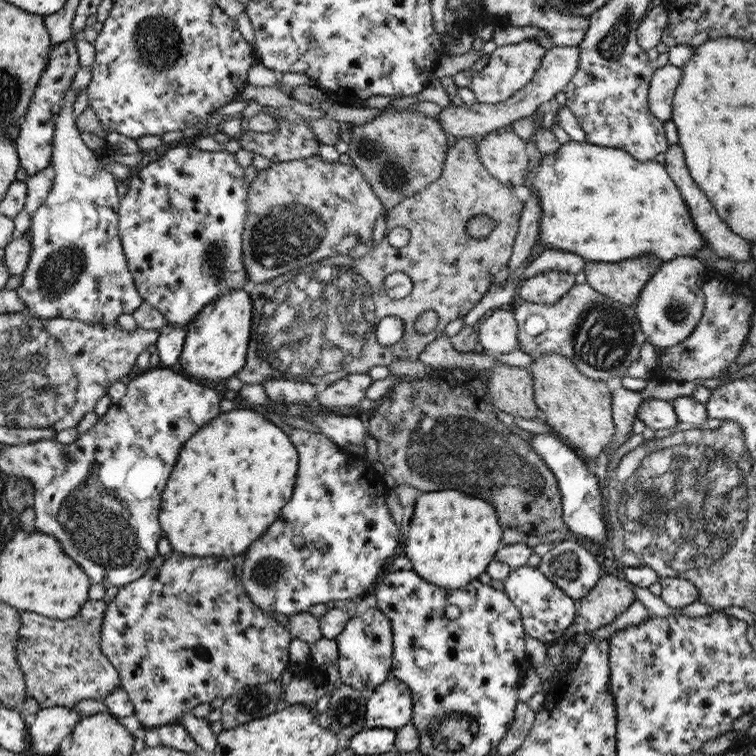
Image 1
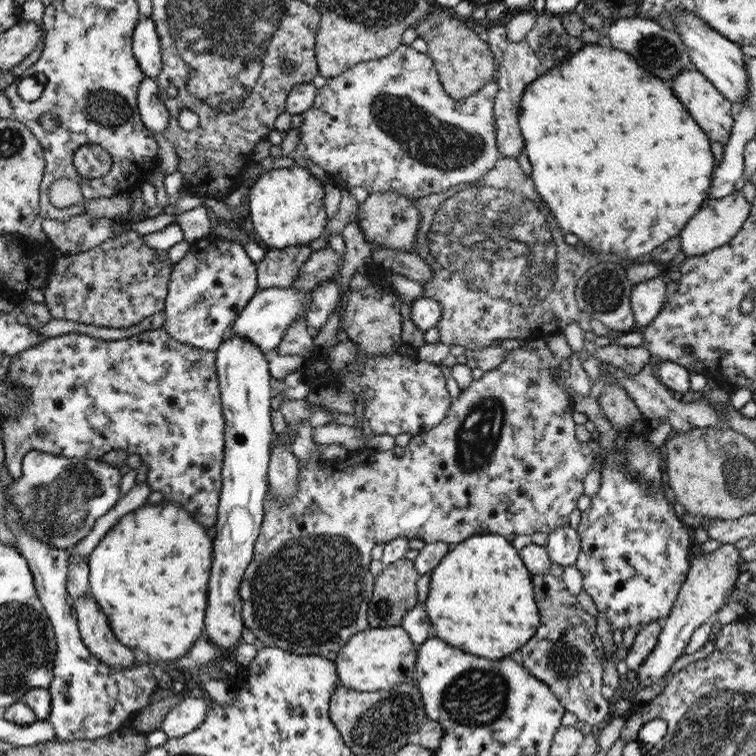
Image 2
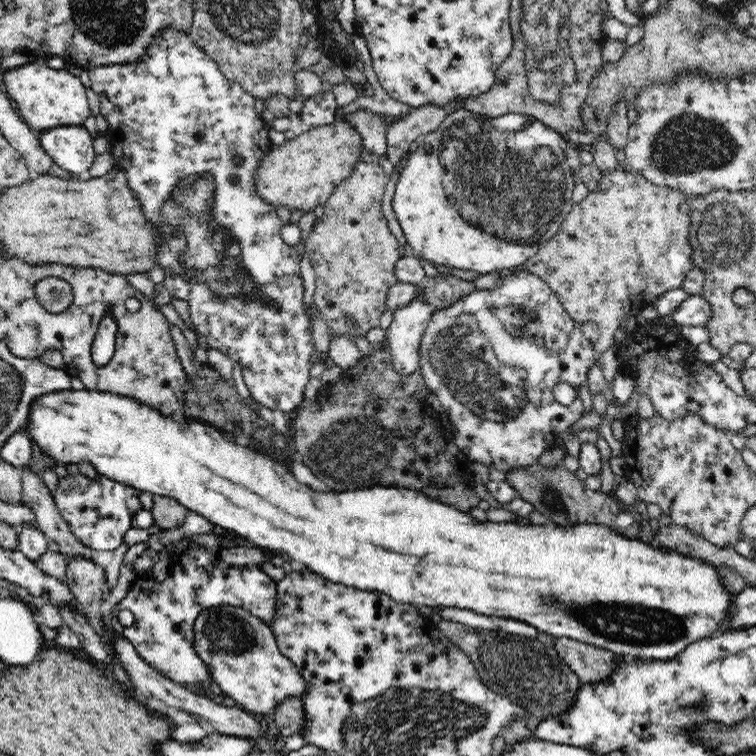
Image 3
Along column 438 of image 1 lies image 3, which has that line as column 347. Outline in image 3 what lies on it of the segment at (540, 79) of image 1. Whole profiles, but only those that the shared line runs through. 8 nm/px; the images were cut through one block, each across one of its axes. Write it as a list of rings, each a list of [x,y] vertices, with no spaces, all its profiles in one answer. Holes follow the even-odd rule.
[[[362,109],[343,116],[343,120],[350,123],[361,136],[363,148],[367,152],[376,154],[376,156],[384,156],[387,151],[387,140],[385,137],[387,127],[377,114]]]

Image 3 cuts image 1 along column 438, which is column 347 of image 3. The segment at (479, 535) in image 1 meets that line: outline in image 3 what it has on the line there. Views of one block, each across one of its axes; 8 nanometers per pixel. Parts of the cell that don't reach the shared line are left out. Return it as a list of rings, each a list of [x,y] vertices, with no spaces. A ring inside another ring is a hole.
[[[57,390],[51,393],[41,394],[33,398],[29,408],[27,425],[21,430],[28,430],[32,442],[36,442],[44,455],[52,459],[57,465],[70,464],[79,465],[81,462],[90,463],[98,474],[110,478],[122,485],[134,487],[136,491],[153,493],[160,498],[173,499],[210,520],[215,526],[235,532],[240,537],[247,538],[256,547],[275,550],[278,553],[286,552],[290,560],[298,560],[309,569],[330,582],[337,582],[345,586],[364,591],[375,591],[390,596],[398,603],[458,607],[473,610],[478,614],[496,615],[500,618],[516,619],[530,623],[546,634],[554,637],[566,637],[587,645],[592,645],[604,650],[632,659],[665,661],[676,658],[686,646],[704,638],[716,637],[725,631],[728,626],[728,608],[735,598],[724,586],[718,577],[716,567],[706,563],[702,559],[688,557],[682,553],[671,550],[662,552],[659,545],[642,542],[638,539],[630,539],[624,535],[616,534],[615,530],[604,525],[576,524],[576,526],[558,526],[549,521],[541,526],[534,524],[514,524],[514,522],[479,522],[470,513],[465,513],[451,507],[446,503],[436,502],[422,492],[415,489],[404,488],[370,488],[368,490],[354,490],[348,492],[316,492],[308,488],[306,484],[300,484],[289,469],[246,445],[229,441],[220,431],[208,424],[185,420],[175,422],[170,415],[165,415],[154,409],[154,407],[140,403],[136,399],[114,394],[110,391],[100,390]]]

